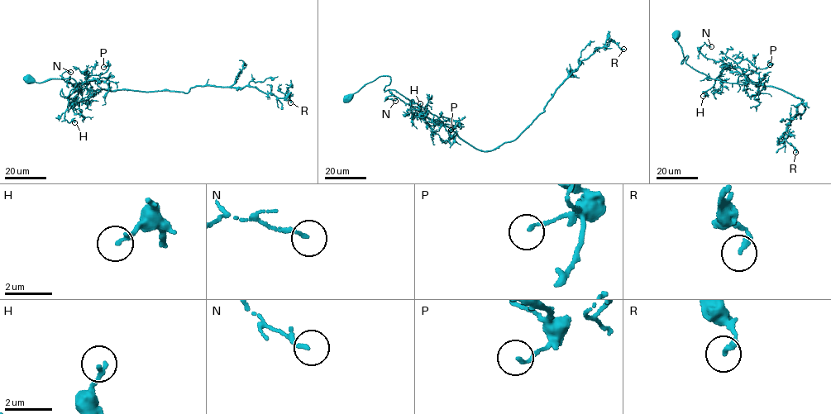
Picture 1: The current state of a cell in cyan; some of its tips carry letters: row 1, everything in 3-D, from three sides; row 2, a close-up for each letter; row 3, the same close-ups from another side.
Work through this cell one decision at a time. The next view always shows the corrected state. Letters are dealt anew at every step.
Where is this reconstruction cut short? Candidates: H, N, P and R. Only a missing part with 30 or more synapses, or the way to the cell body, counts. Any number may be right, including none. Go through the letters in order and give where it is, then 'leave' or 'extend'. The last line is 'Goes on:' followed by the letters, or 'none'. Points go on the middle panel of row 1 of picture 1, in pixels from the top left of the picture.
H: at (420, 103); leave
N: at (395, 101); leave
P: at (451, 130); leave
R: at (623, 49); leave
Goes on: none

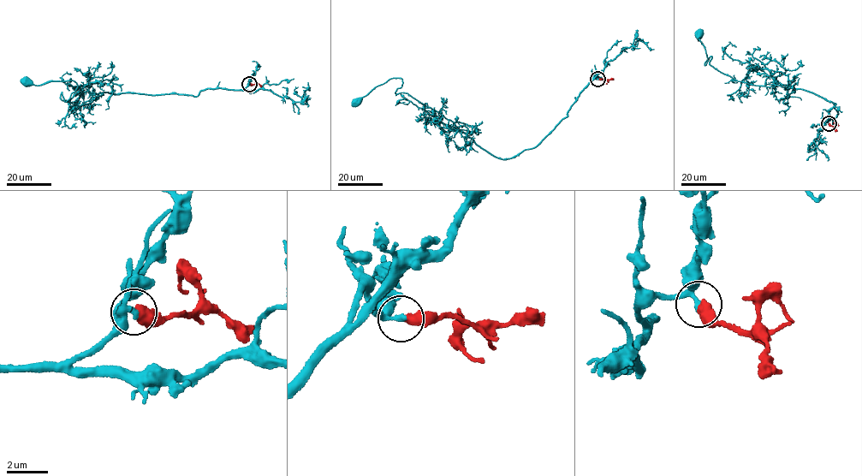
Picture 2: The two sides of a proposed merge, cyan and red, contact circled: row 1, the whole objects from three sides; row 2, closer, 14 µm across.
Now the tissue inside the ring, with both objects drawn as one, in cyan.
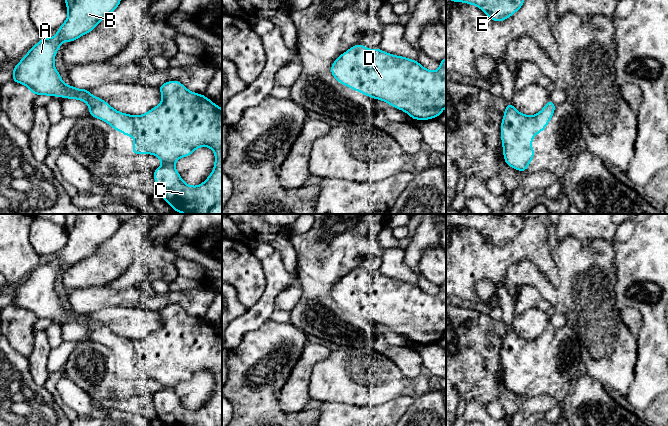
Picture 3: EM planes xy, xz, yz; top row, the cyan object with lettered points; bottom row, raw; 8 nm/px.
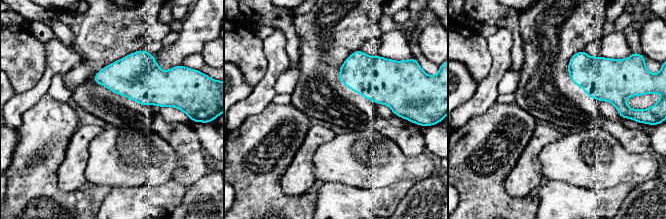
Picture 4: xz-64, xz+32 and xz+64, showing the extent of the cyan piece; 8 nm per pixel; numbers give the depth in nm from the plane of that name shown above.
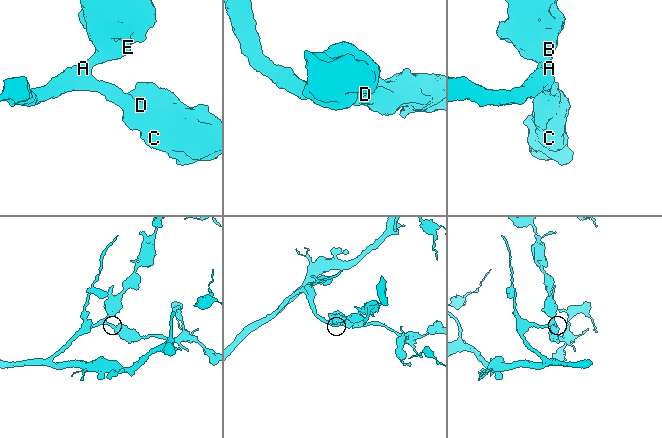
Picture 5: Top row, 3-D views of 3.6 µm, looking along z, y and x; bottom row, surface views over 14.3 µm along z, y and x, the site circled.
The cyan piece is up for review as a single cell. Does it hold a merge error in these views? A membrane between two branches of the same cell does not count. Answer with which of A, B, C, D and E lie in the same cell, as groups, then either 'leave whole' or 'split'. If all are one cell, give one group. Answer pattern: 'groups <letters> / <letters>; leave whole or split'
groups A B C D E; leave whole

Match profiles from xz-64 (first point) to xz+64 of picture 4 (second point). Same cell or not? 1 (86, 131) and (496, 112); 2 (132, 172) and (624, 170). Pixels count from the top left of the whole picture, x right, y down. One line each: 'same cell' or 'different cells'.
1: different cells
2: same cell

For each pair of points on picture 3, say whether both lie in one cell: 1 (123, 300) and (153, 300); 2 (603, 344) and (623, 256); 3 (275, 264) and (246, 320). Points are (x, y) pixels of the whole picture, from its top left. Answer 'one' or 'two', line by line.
1: one
2: two
3: one

